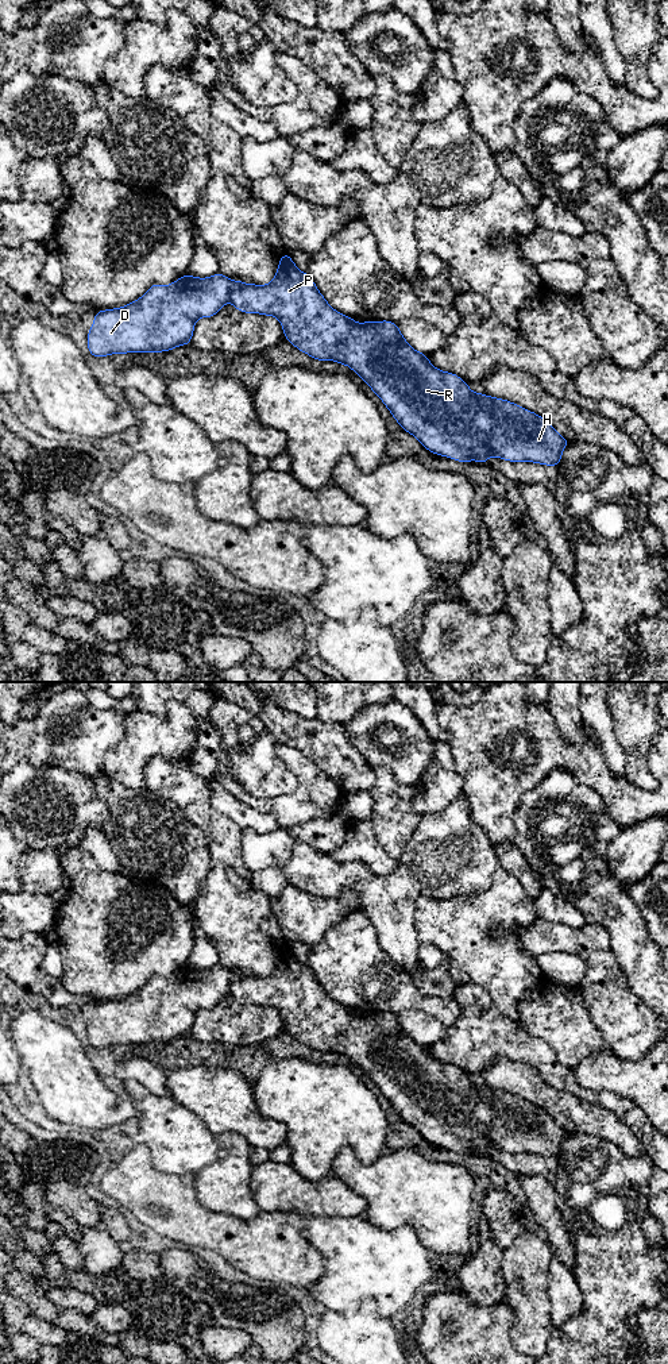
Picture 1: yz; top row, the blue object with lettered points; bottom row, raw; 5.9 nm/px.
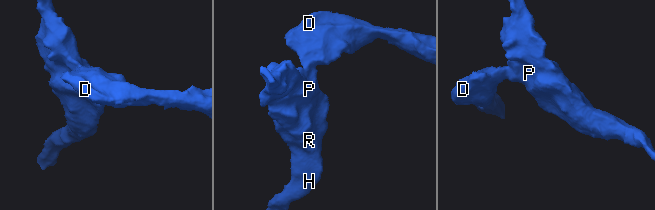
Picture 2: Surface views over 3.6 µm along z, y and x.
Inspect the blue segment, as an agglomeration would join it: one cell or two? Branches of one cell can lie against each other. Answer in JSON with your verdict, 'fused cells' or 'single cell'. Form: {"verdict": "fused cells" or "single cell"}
{"verdict": "fused cells"}

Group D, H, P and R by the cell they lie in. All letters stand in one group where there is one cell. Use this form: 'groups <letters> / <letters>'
groups D / H P R

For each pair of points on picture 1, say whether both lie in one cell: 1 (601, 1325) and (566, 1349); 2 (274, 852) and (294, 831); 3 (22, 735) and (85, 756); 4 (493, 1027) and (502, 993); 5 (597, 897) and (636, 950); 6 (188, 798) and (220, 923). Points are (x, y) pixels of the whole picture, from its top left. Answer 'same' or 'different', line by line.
1: same
2: different
3: same
4: different
5: same
6: same

